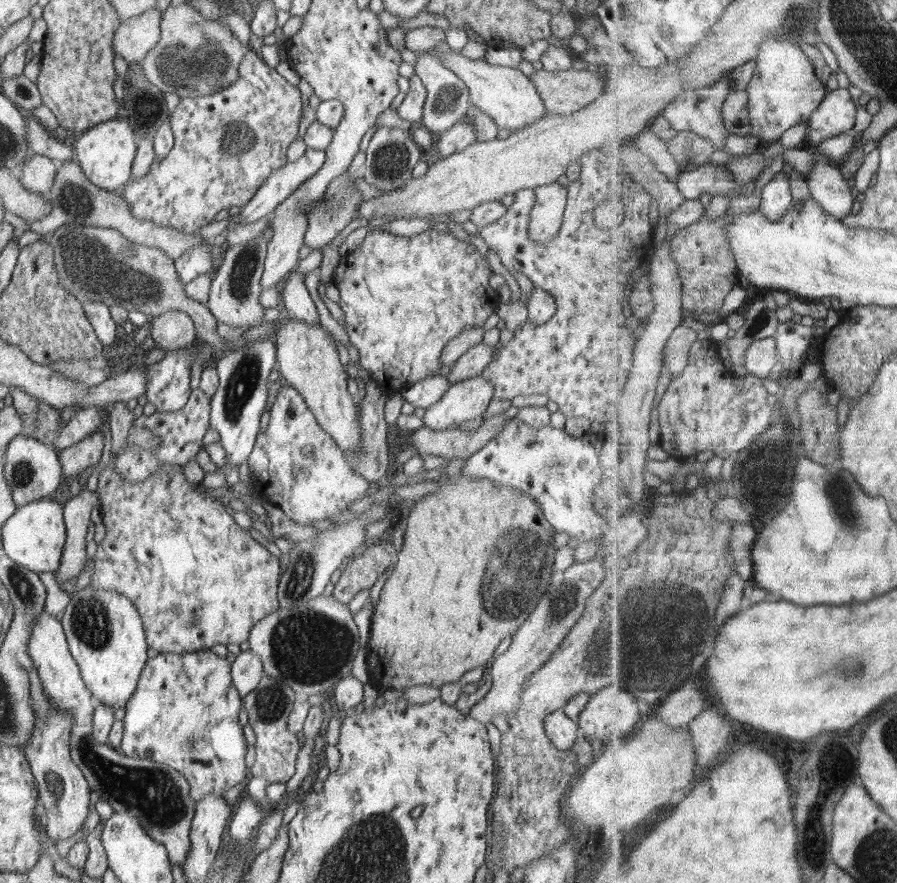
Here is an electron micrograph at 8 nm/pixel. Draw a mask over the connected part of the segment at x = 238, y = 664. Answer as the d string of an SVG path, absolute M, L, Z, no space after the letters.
M250 650L242 651L231 663L232 682L241 697L252 692L263 675L261 658Z

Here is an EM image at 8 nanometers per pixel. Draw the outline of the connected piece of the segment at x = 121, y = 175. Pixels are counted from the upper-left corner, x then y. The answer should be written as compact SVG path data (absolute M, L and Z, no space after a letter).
M113 118L86 129L75 137L73 147L75 158L81 166L86 178L96 186L107 191L115 192L116 188L124 186L131 179L132 165L137 151L138 139L128 120Z

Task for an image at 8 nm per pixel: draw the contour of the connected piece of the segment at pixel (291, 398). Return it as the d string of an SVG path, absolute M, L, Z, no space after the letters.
M283 386L270 406L266 430L258 431L247 458L258 494L284 511L288 519L310 526L318 520L347 511L348 504L361 500L370 486L360 473L355 473L344 453L327 432L322 430L304 397L292 386Z

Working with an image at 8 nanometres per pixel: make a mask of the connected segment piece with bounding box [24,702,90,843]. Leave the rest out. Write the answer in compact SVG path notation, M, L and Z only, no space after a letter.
M51 702L49 705L50 714L47 719L38 718L34 712L34 729L32 729L32 735L30 735L28 743L24 745L24 754L29 762L38 788L38 808L41 815L47 820L45 832L47 832L49 838L52 838L52 842L58 843L59 840L72 838L78 831L83 831L84 822L88 818L88 810L90 810L90 790L79 766L76 766L76 763L70 759L70 734L72 734L74 718L72 715L62 715L62 712L54 709L54 705Z

